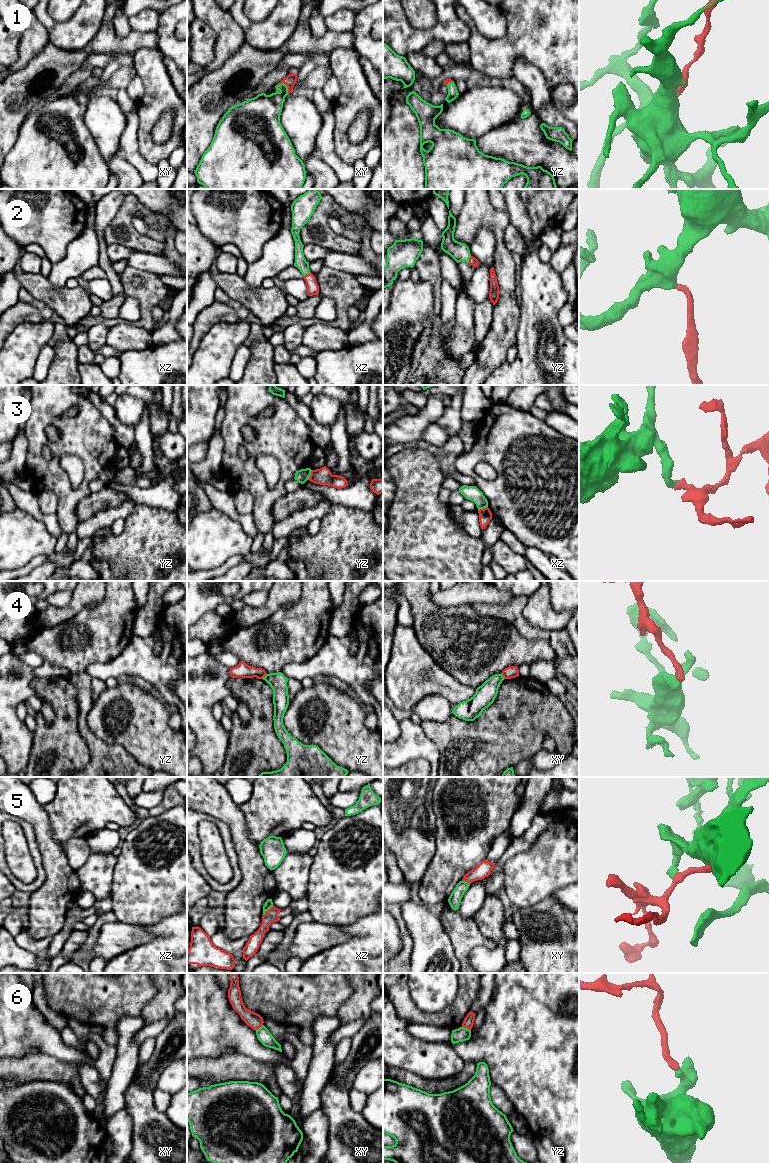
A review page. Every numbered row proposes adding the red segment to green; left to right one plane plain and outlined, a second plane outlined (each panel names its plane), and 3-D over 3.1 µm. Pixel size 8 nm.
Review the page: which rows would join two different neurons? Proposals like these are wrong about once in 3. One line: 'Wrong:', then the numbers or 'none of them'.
Wrong: 3, 4, 5, 6

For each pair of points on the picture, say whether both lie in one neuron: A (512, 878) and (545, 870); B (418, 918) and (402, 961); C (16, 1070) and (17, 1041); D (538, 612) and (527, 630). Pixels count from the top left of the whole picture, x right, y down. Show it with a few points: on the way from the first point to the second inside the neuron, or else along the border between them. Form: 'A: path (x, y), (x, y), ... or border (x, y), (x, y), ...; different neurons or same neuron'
A: path (520, 878), (528, 878), (537, 873); same neuron
B: border (402, 916), (412, 941), (411, 962); different neurons
C: border (33, 1053), (27, 1056), (10, 1058); different neurons
D: border (526, 602), (523, 617), (534, 626), (553, 631); different neurons

